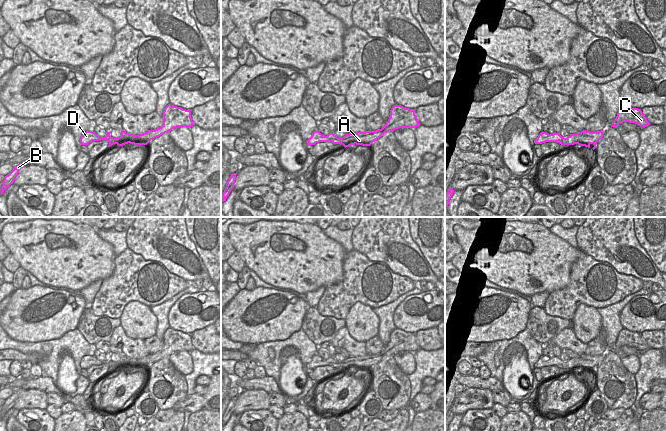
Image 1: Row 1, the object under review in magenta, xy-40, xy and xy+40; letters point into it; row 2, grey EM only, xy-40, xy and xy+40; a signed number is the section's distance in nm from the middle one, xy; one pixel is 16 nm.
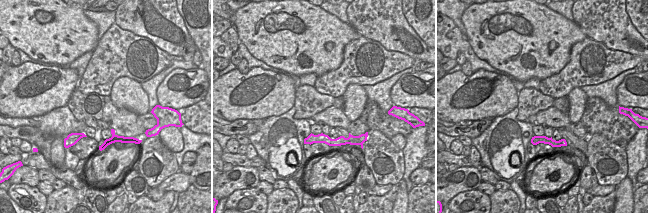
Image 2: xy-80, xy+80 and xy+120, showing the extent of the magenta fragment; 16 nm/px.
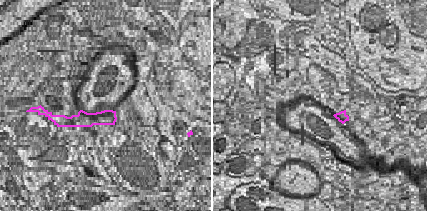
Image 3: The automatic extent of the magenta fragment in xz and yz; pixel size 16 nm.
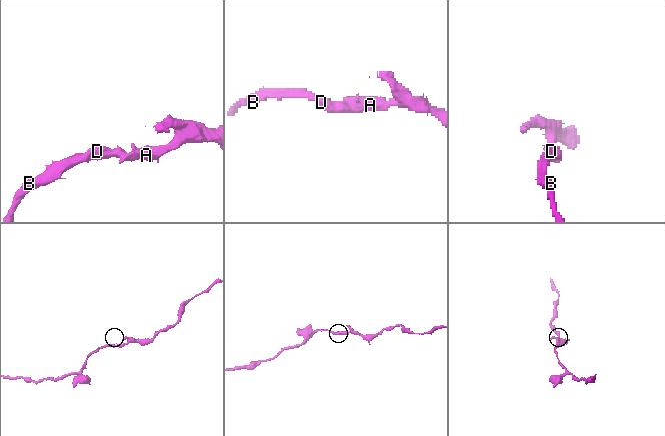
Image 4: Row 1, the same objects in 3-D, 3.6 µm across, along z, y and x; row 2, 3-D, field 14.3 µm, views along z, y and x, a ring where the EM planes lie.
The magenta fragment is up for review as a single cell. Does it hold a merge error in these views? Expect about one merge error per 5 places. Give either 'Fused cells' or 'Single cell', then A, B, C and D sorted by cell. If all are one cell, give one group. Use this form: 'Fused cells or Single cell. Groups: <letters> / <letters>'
Single cell. Groups: A B C D.

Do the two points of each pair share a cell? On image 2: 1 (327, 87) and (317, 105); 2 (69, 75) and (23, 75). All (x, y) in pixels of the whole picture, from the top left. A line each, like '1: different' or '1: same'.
1: different
2: same

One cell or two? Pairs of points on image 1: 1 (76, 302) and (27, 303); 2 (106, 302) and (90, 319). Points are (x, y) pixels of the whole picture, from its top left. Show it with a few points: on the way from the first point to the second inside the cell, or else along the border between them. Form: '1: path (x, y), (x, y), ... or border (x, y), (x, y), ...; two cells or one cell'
1: path (64, 309), (39, 309); one cell
2: border (88, 305), (95, 315), (106, 315), (117, 319); two cells

